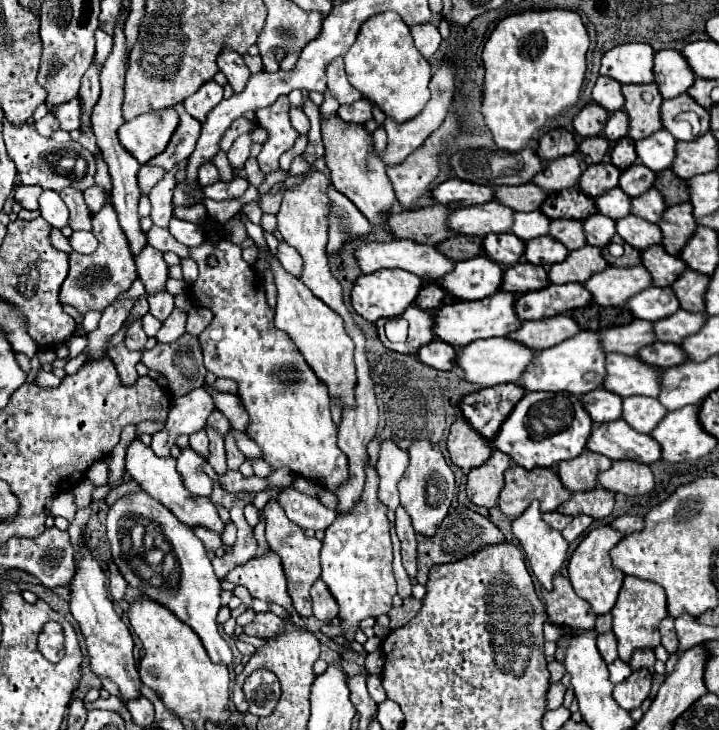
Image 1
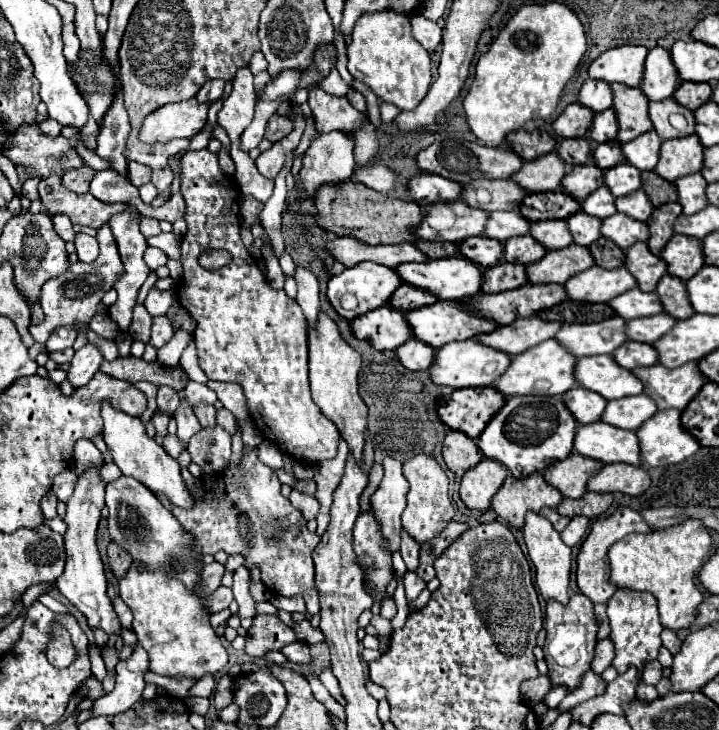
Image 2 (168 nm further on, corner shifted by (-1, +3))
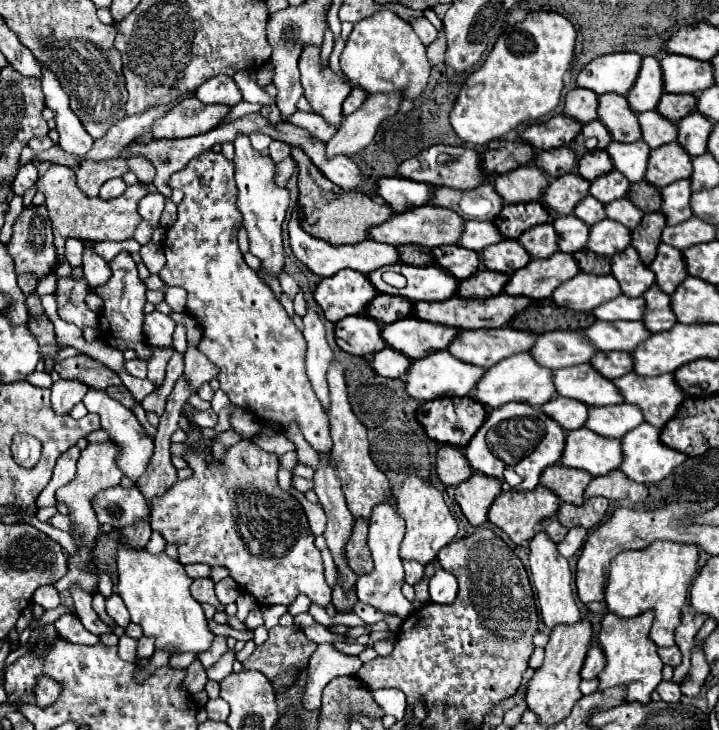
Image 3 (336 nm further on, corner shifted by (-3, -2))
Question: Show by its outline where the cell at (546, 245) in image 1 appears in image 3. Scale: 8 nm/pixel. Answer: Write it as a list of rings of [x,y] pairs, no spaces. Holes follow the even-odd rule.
[[[502,240],[500,244],[492,244],[490,248],[486,248],[482,252],[482,260],[488,270],[514,274],[514,270],[524,268],[532,258],[518,240]]]

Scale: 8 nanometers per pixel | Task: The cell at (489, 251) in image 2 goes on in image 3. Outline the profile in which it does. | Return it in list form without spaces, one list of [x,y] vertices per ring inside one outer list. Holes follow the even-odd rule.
[[[458,244],[456,246],[438,246],[434,248],[436,264],[448,270],[458,280],[464,280],[478,272],[480,266],[480,254],[472,250],[464,250]]]

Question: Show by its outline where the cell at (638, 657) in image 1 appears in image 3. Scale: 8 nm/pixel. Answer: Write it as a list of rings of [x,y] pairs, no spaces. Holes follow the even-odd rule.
[[[662,680],[662,684],[656,688],[656,692],[660,694],[660,698],[664,702],[678,702],[680,700],[680,684],[676,684],[674,680]]]

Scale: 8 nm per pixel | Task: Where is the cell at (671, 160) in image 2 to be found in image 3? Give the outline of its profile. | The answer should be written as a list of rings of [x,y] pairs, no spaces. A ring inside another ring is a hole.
[[[678,142],[664,144],[650,152],[646,182],[664,188],[676,180],[692,176],[692,158]]]

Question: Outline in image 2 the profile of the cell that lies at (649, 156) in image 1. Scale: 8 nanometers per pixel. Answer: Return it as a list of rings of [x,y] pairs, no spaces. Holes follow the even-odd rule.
[[[646,131],[644,135],[636,137],[634,141],[622,143],[622,155],[626,157],[626,161],[634,167],[638,167],[640,171],[652,169],[658,163],[658,147],[662,145],[662,141],[658,139],[658,135],[654,135],[654,131]]]

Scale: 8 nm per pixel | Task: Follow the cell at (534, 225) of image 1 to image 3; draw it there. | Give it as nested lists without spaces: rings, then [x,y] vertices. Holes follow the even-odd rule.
[[[468,220],[464,224],[464,234],[460,238],[460,246],[482,252],[484,248],[498,244],[504,236],[500,236],[500,230],[496,228],[494,222],[478,222],[478,220]]]

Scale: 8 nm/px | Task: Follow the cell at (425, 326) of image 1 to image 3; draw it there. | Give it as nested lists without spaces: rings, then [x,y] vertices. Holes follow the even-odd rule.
[[[366,314],[348,316],[336,324],[336,344],[350,354],[368,356],[384,350],[388,344],[380,340],[380,328],[376,320]]]

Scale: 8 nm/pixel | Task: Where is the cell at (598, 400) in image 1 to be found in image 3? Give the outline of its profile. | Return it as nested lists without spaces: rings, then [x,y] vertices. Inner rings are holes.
[[[556,396],[550,402],[546,402],[542,406],[542,410],[548,416],[552,416],[568,432],[582,428],[586,424],[586,418],[588,418],[588,406],[586,404],[580,404],[576,400],[568,400],[562,396]]]

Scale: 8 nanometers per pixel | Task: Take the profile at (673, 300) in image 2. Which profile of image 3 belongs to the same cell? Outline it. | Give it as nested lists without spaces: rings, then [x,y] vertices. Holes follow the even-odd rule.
[[[654,284],[646,294],[646,314],[644,314],[644,324],[650,332],[660,332],[660,330],[670,330],[674,324],[678,324],[670,296],[666,292],[660,292],[660,288]]]

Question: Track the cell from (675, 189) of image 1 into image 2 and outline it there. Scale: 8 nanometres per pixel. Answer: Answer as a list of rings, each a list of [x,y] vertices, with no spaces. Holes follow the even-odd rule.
[[[642,171],[640,179],[642,179],[642,189],[654,207],[678,199],[674,185],[664,181],[662,177],[658,177],[654,171]]]

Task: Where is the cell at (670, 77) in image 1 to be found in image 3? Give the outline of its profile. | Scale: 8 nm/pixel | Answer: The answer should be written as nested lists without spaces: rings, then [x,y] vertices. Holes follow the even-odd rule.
[[[646,56],[642,60],[642,68],[636,78],[636,84],[626,96],[630,108],[638,114],[646,110],[656,110],[662,94],[664,94],[664,76],[660,68],[660,60],[654,56]]]

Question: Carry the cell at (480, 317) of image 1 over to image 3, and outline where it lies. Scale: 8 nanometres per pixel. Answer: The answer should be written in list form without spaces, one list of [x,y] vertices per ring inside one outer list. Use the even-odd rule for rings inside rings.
[[[414,316],[396,320],[396,324],[386,324],[382,330],[382,338],[388,342],[388,346],[406,354],[412,360],[430,356],[438,350],[446,350],[458,334],[458,328],[428,324],[426,320],[416,320]]]

